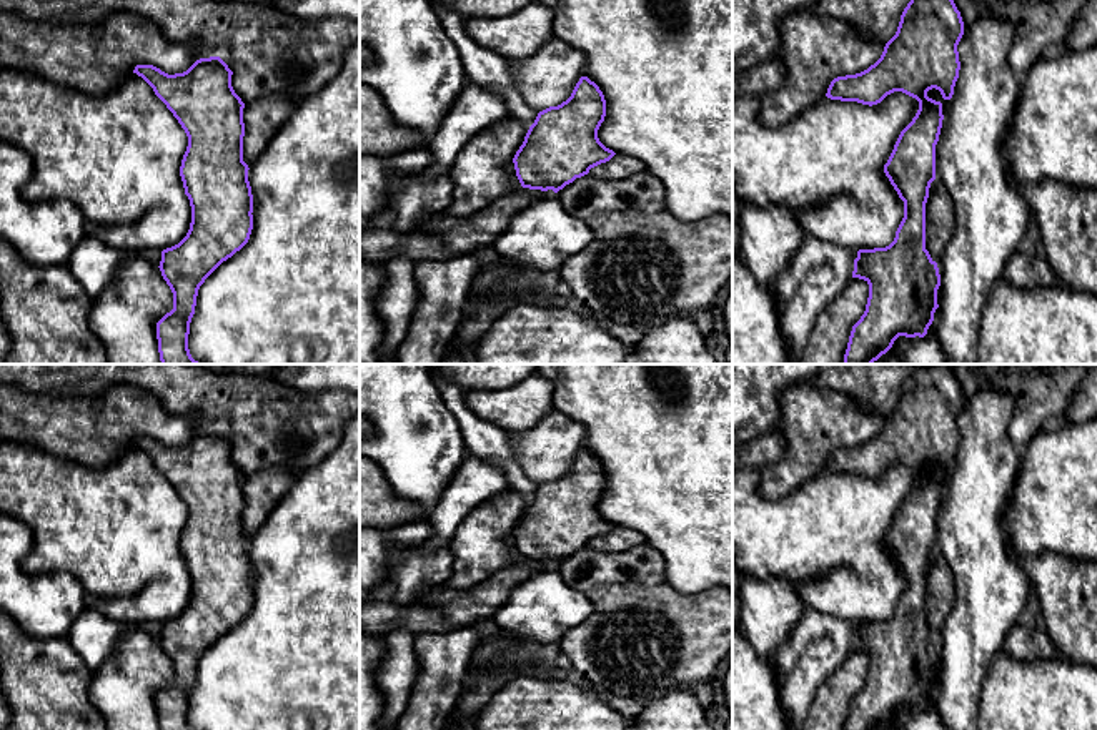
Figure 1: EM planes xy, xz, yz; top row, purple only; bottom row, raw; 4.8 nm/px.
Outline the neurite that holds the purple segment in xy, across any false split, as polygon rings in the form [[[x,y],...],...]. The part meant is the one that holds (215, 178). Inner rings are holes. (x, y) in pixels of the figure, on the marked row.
[[[220,57],[200,58],[186,72],[168,75],[153,65],[137,65],[141,76],[178,120],[188,136],[180,176],[191,206],[186,236],[161,251],[160,271],[173,293],[173,309],[156,323],[161,364],[201,364],[188,349],[190,323],[205,279],[240,251],[253,229],[253,195],[243,161],[245,103],[231,86],[233,72]]]

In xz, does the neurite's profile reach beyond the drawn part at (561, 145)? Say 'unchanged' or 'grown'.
unchanged

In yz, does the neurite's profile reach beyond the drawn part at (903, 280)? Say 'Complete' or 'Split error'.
Complete

